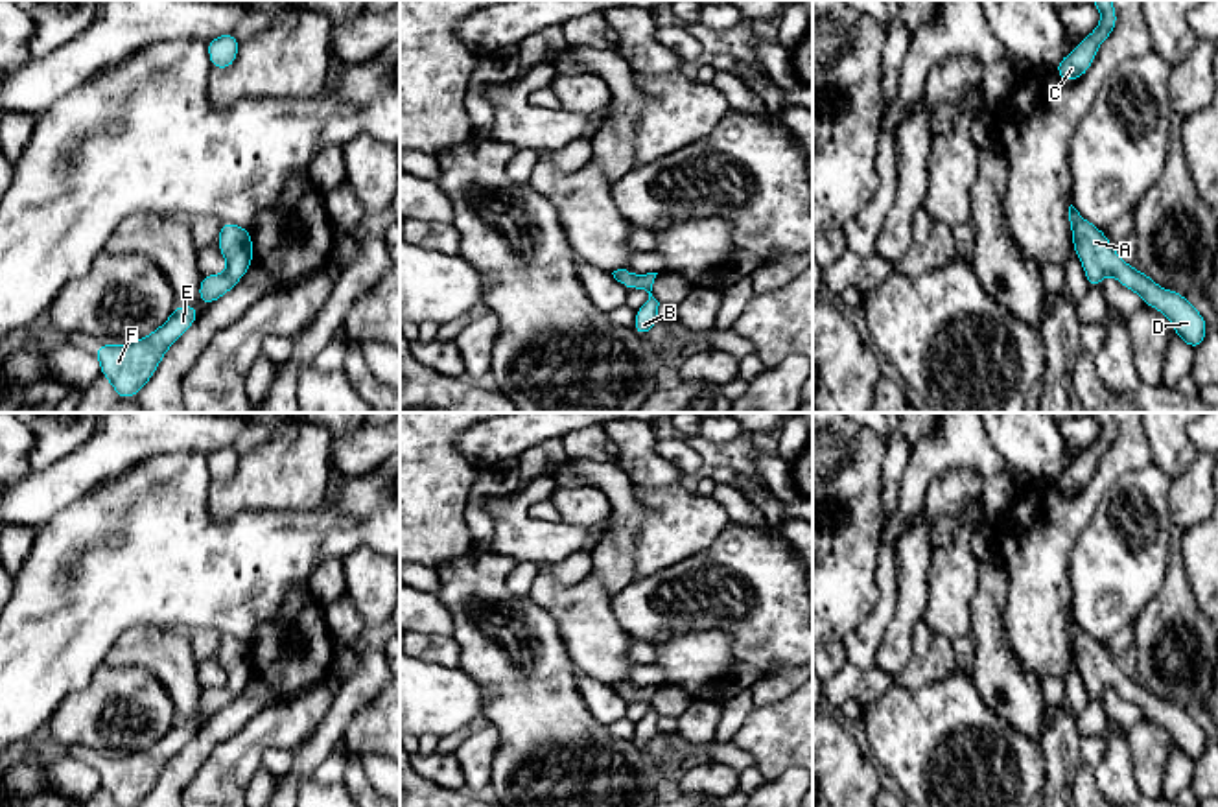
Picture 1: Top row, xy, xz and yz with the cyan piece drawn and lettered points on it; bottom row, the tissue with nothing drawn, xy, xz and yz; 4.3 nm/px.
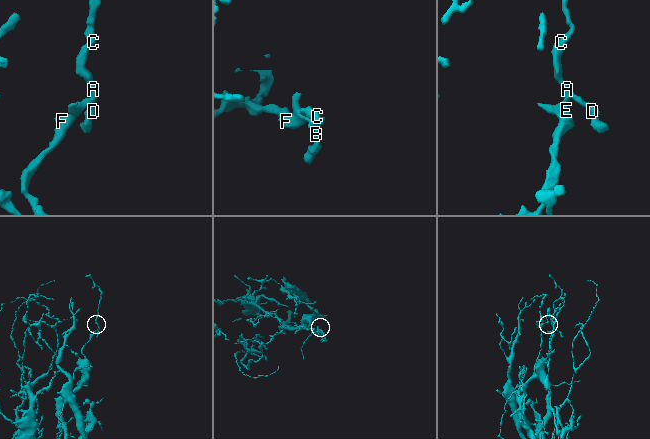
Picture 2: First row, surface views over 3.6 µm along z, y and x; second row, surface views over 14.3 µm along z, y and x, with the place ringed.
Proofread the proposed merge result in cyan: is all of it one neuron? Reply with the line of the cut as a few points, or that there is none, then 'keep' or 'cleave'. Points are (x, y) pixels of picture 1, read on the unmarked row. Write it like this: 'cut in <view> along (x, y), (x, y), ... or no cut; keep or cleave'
no cut; keep

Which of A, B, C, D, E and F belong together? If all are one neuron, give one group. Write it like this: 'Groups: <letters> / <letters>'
Groups: A B C D E F

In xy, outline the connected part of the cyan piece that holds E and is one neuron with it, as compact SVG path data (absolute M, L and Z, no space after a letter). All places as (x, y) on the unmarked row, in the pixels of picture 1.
M175 719L158 743L138 754L122 759L100 755L94 768L116 807L136 807L155 787L166 763L195 735L197 726L197 719Z

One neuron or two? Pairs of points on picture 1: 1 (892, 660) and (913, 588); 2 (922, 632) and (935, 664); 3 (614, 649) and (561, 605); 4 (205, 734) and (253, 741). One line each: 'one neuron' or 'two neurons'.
1: one neuron
2: one neuron
3: one neuron
4: two neurons

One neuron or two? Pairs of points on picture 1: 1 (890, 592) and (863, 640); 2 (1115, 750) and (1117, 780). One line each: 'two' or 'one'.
1: one
2: one

